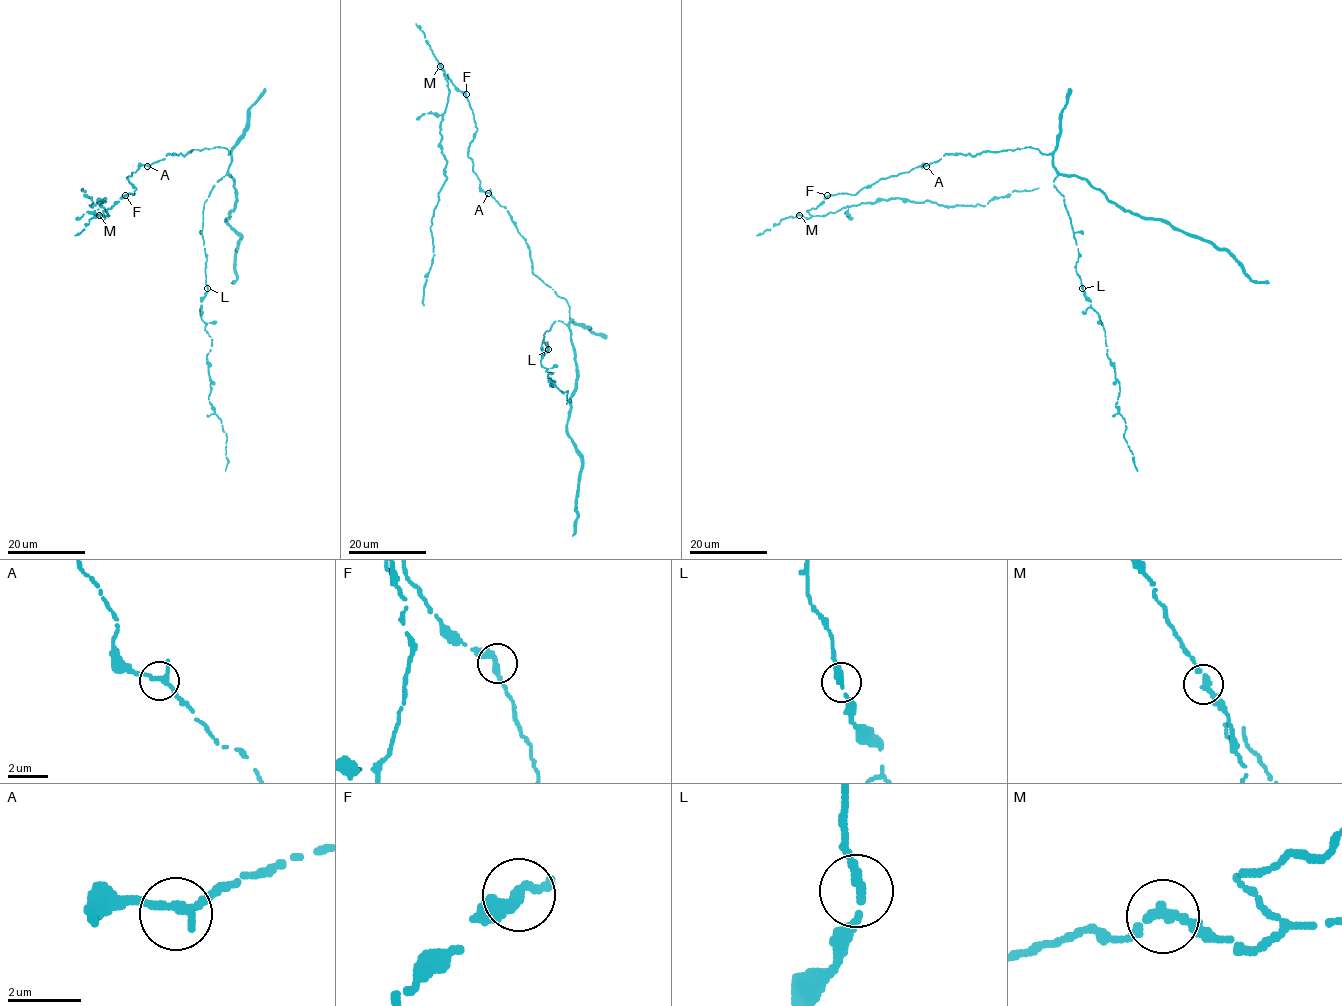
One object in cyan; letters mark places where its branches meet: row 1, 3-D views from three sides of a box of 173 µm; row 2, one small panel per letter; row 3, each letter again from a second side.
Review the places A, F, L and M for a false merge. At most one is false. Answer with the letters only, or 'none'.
M

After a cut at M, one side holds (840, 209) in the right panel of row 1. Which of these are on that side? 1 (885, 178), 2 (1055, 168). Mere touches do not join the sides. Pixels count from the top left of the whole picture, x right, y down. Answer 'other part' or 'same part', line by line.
1: other part
2: other part

